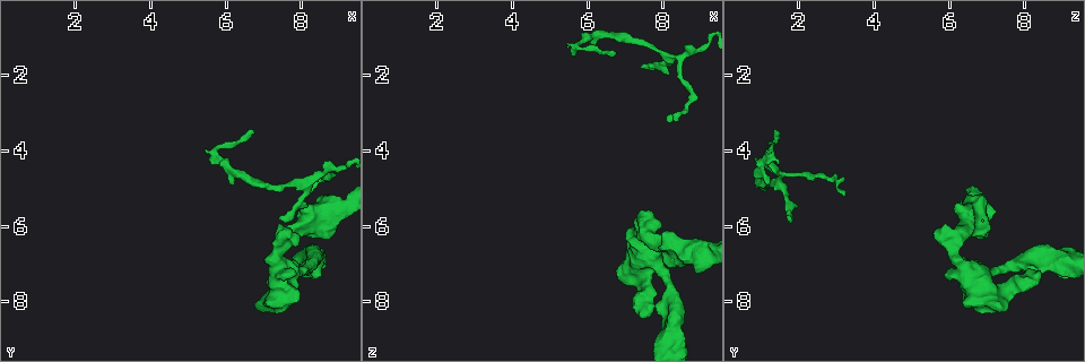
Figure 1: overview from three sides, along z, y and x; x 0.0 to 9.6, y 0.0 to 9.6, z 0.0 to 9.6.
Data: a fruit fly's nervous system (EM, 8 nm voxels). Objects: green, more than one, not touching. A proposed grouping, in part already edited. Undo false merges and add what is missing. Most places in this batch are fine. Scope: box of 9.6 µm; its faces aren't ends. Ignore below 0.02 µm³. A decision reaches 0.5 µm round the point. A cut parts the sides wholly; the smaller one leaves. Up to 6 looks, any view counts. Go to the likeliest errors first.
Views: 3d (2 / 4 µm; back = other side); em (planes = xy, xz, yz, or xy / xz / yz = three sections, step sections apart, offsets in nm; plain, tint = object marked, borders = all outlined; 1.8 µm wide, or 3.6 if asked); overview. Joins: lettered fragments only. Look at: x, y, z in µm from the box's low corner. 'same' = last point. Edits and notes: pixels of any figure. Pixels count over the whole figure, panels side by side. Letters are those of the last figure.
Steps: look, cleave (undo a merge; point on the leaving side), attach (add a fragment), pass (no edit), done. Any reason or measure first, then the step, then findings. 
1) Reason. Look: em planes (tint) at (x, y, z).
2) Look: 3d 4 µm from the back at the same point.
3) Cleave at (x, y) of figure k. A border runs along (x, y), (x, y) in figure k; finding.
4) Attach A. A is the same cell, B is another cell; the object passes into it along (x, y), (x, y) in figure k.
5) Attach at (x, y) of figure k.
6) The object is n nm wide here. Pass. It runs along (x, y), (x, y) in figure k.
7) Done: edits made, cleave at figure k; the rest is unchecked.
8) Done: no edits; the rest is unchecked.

Sharp bend. Look: em xy step 4 (tint) at (5.80, 4.05, 1.20).

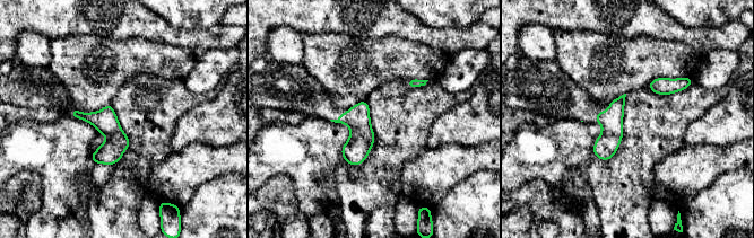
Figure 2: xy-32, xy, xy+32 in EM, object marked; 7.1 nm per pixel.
Look: em planes (tint) at the same point.

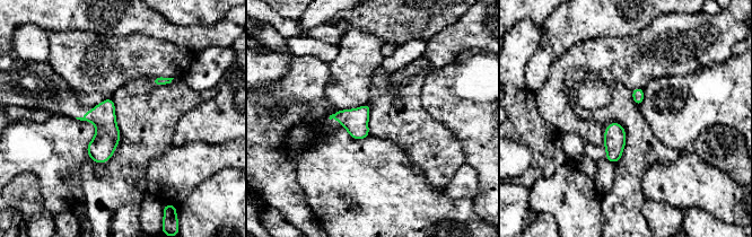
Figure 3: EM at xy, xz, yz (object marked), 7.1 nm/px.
See the neighbours. Look: em planes (borders) at the same point.

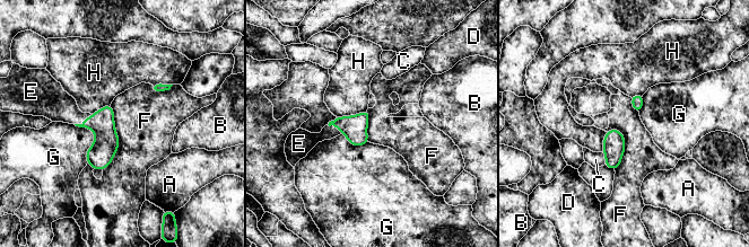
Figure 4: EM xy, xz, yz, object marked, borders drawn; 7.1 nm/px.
The object is 160 nm wide here. Attach E. E is the same cell, A, B, C, D, F, G and H are other cells; it goes on there.

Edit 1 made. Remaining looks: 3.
Free end. Look: 3d 2 µm at (8.10, 5.20, 3.15).

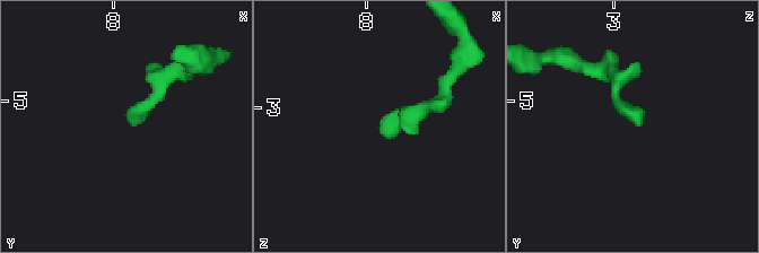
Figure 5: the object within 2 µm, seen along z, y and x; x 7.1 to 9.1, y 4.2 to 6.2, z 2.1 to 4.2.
Now the EM. Look: em planes (tint) at (8.14, 5.20, 3.18).

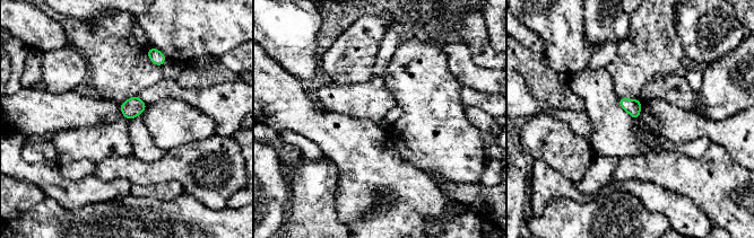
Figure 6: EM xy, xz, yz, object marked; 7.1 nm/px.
What lies round it. Look: em planes (borders) at the same point.

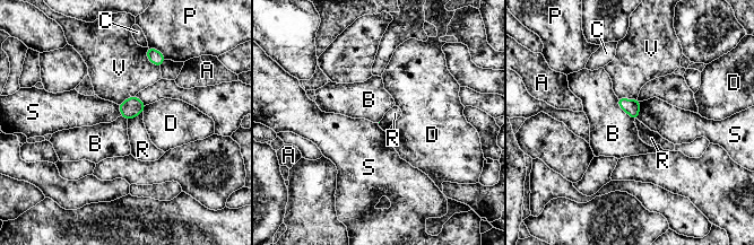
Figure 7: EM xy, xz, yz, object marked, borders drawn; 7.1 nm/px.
Pass. A, B, C, D, P, R, S and V are other cells; a border runs along (616, 97), (616, 103), (634, 120) in figure 7; no lettered fragment goes on from it.

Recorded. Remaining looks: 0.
Done: edits made, attach at figure 4; the rest is unchecked.

